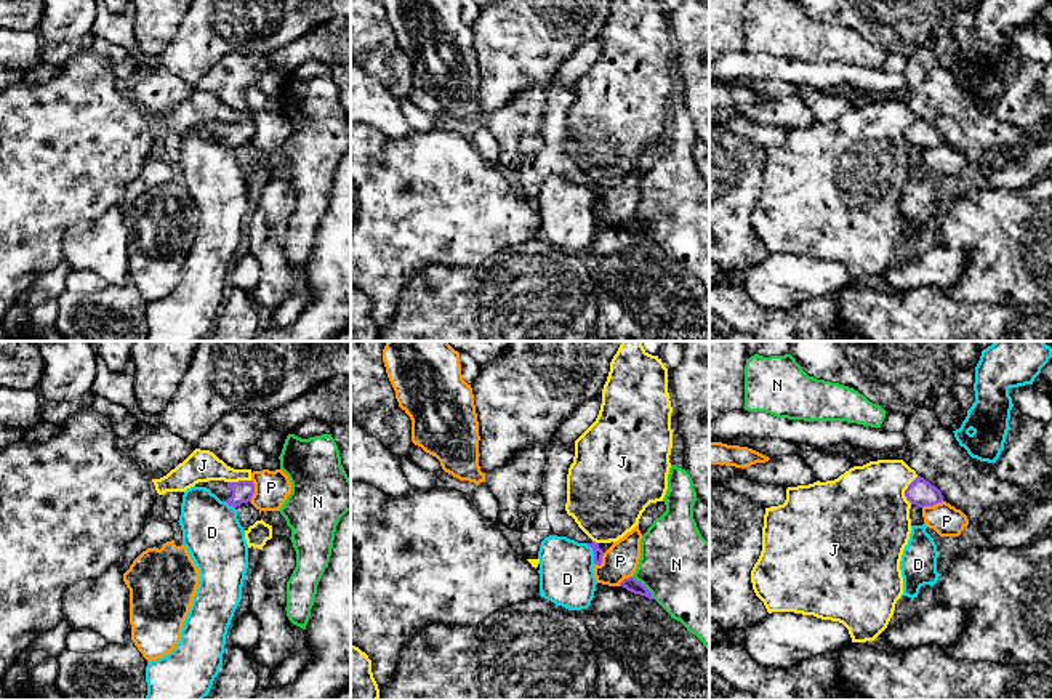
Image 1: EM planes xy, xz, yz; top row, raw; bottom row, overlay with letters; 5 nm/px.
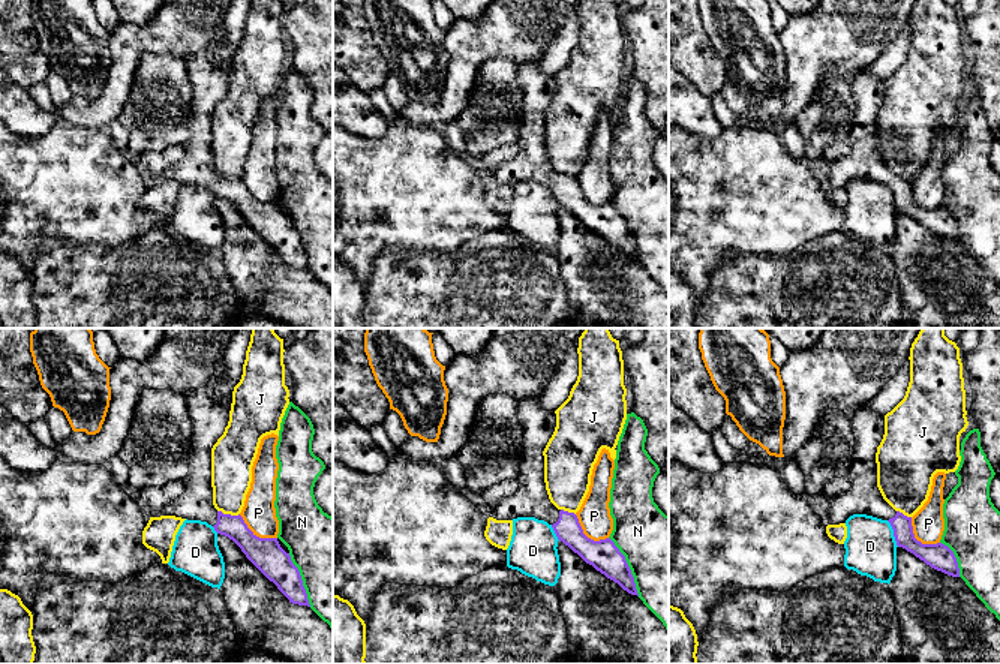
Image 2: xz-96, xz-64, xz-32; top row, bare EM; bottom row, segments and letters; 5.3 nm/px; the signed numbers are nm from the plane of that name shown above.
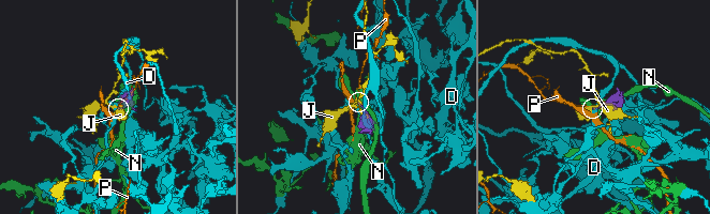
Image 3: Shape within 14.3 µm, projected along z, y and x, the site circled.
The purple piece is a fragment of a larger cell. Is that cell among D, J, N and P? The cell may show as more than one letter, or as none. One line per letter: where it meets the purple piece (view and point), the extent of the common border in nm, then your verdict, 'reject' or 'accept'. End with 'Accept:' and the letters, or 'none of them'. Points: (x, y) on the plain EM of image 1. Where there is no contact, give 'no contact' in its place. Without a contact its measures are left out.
D: contact xz (594, 194); length 110 nm; reject
J: contact yz (905, 132); length 150 nm; reject
N: contact xz (644, 228); length 160 nm; reject
P: contact xy (253, 132); length 120 nm; reject
Accept: none of them

